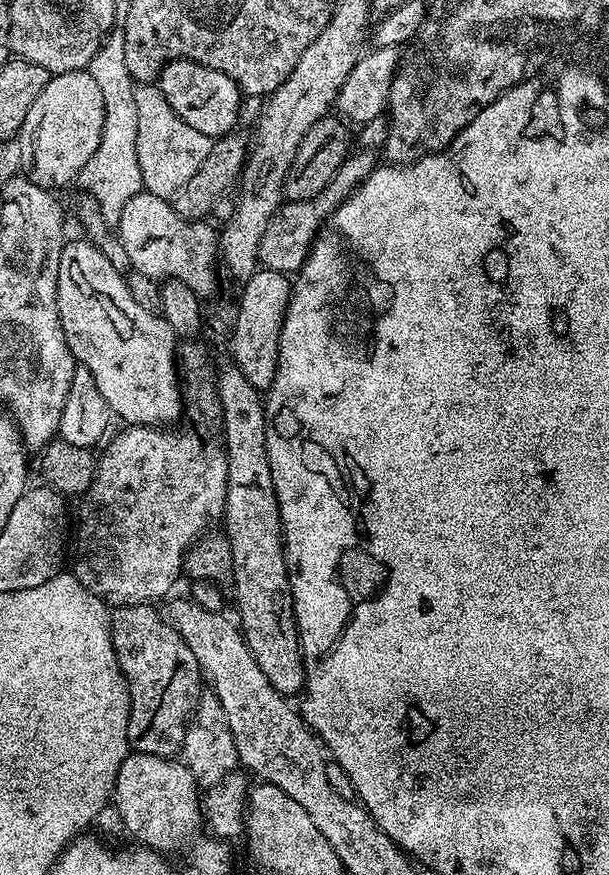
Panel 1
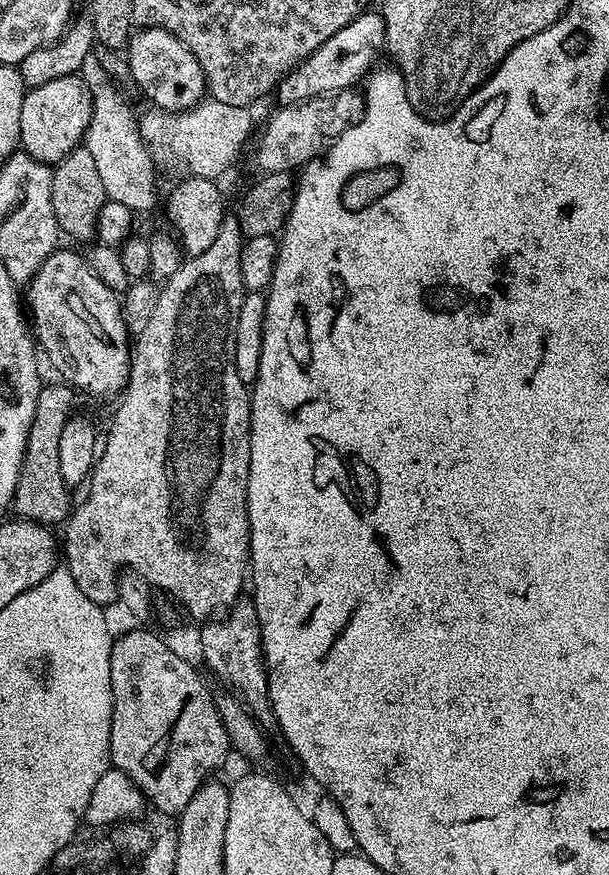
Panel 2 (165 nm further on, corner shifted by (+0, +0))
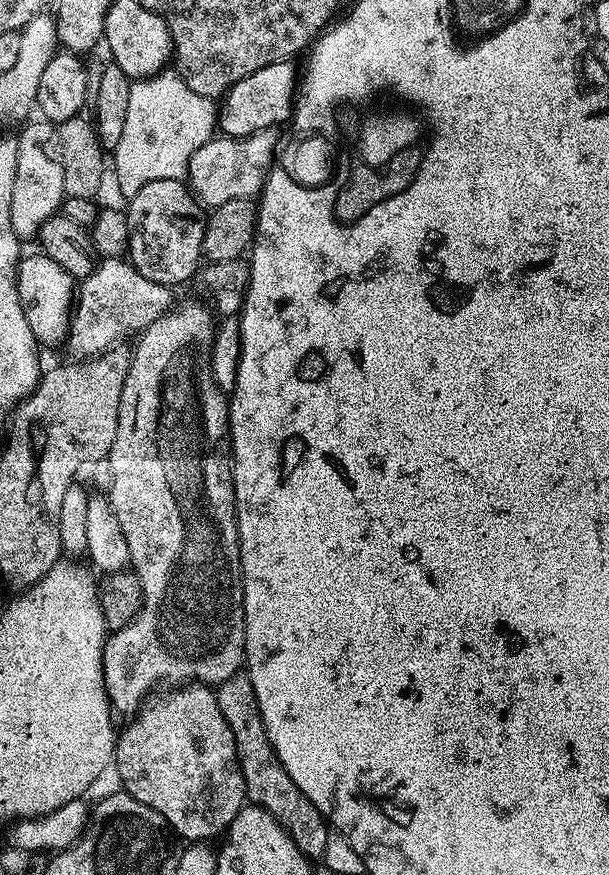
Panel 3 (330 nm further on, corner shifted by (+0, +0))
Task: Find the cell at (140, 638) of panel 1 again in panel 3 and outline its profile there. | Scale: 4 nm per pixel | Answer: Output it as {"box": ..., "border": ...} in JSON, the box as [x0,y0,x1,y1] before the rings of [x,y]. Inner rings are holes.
{"box":[114,682,246,842],"border":[[[189,682],[165,692],[168,693],[157,700],[149,699],[121,732],[119,729],[114,740],[116,772],[124,783],[121,784],[123,791],[156,811],[184,842],[208,842],[211,836],[219,837],[246,804],[234,734],[230,734],[230,726],[226,726],[226,718],[222,718],[222,710],[218,710],[216,694],[211,687]]]}

